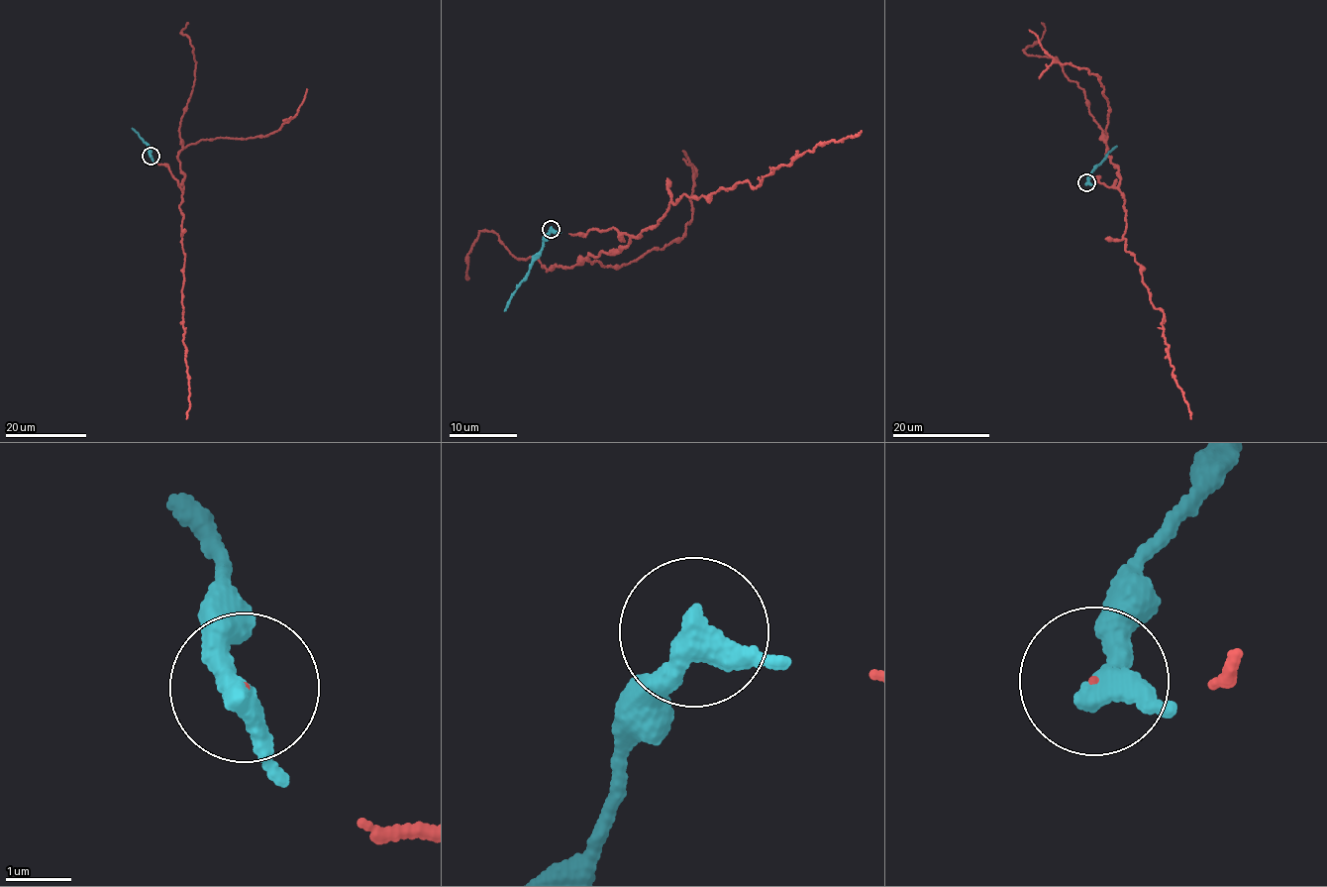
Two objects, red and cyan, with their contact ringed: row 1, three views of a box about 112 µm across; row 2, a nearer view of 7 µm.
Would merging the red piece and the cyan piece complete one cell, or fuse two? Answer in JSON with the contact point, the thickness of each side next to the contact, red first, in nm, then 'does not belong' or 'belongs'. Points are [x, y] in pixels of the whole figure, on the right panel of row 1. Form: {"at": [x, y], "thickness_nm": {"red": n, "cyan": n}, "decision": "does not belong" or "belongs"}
{"at": [1086, 182], "thickness_nm": {"red": 20, "cyan": 360}, "decision": "does not belong"}

